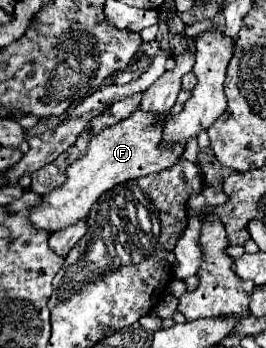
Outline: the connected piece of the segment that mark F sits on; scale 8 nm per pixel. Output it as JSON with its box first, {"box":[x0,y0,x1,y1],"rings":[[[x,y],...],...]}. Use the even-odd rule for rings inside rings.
{"box":[28,108,186,234],"rings":[[[138,108],[128,118],[120,120],[118,124],[108,126],[100,134],[92,136],[84,156],[78,158],[66,170],[66,182],[62,186],[54,188],[52,192],[44,194],[42,200],[32,208],[32,212],[28,216],[30,224],[36,230],[44,230],[50,234],[64,230],[80,220],[86,220],[92,204],[104,192],[108,192],[112,186],[174,166],[178,162],[178,158],[182,158],[186,144],[180,142],[180,144],[174,144],[174,146],[164,148],[164,150],[160,148],[162,130],[164,130],[166,120],[168,120],[168,116],[160,116],[156,112]],[[176,152],[178,152],[178,158],[176,158]]]}

